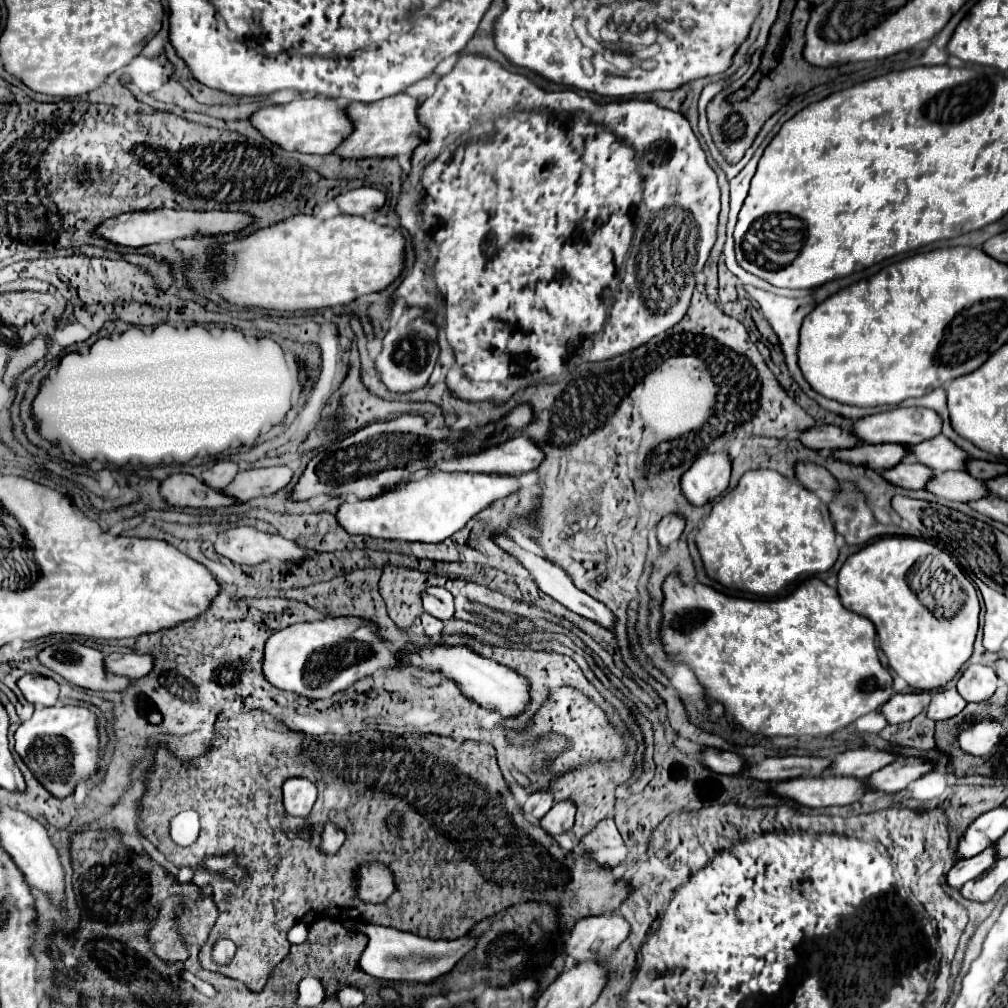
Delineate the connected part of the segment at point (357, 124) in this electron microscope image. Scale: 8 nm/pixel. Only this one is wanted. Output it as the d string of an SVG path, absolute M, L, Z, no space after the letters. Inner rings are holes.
M402 93L400 97L388 97L388 101L380 101L380 103L376 101L376 105L348 103L346 115L352 123L352 133L334 149L334 155L342 159L412 155L412 151L426 137L426 129L418 125L416 111L418 111L418 103L408 93Z

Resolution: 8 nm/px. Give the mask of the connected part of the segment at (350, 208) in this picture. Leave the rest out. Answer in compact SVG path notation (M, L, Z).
M360 187L338 195L334 201L346 215L366 215L374 213L384 205L384 193L374 187Z

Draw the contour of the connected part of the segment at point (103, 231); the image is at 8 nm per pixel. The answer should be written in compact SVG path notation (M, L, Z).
M154 209L154 211L136 211L136 213L122 213L120 217L112 217L102 221L100 225L94 227L94 235L122 247L144 247L152 243L164 243L164 241L174 241L178 237L192 235L194 231L200 233L226 233L226 231L238 231L244 229L252 221L250 215L240 215L240 213L184 213L184 211L174 211L174 209Z

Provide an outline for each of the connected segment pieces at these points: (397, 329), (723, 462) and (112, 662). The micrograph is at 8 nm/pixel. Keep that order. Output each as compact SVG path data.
M406 309L398 323L388 329L382 351L374 361L380 373L380 381L388 387L390 393L410 393L422 389L434 371L438 351L436 327L430 323L430 315L424 309Z
M708 453L700 457L682 477L682 495L690 505L702 507L720 497L730 481L730 457L726 453Z
M110 653L104 657L104 667L110 675L136 679L152 669L152 657L132 653Z

